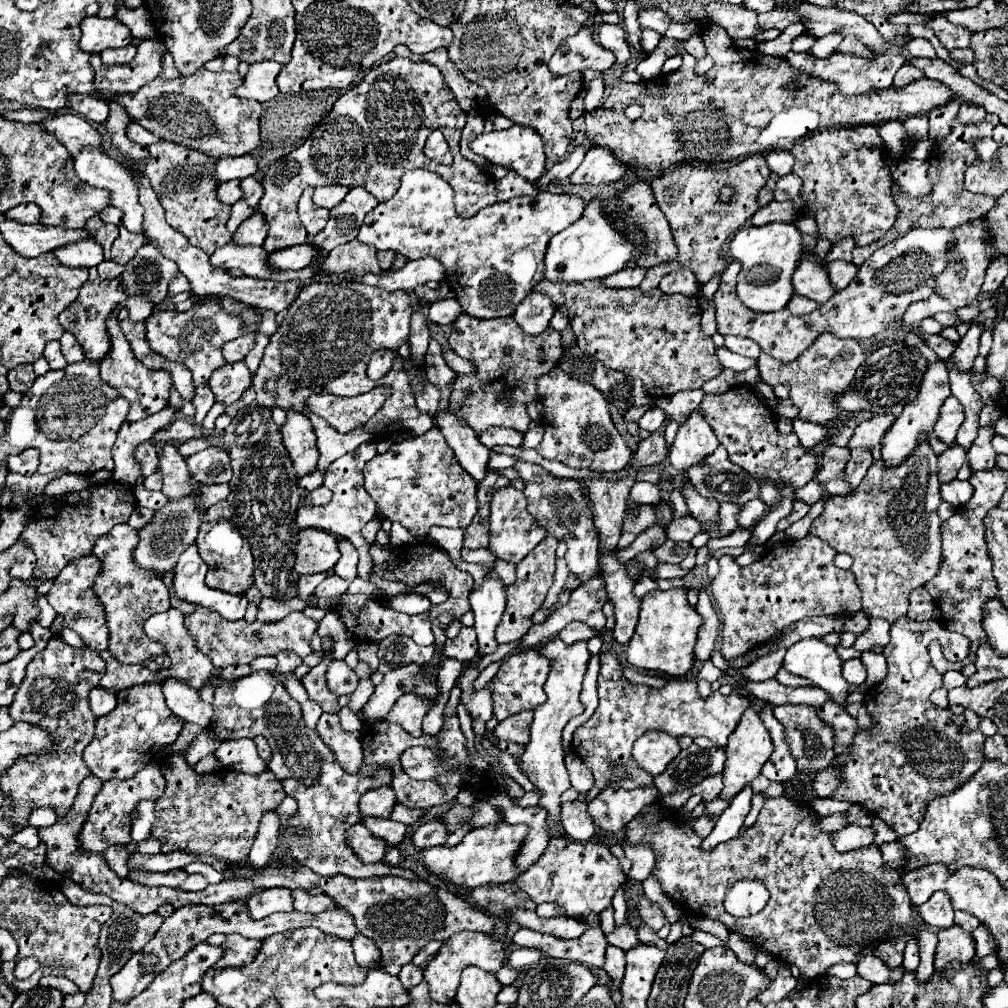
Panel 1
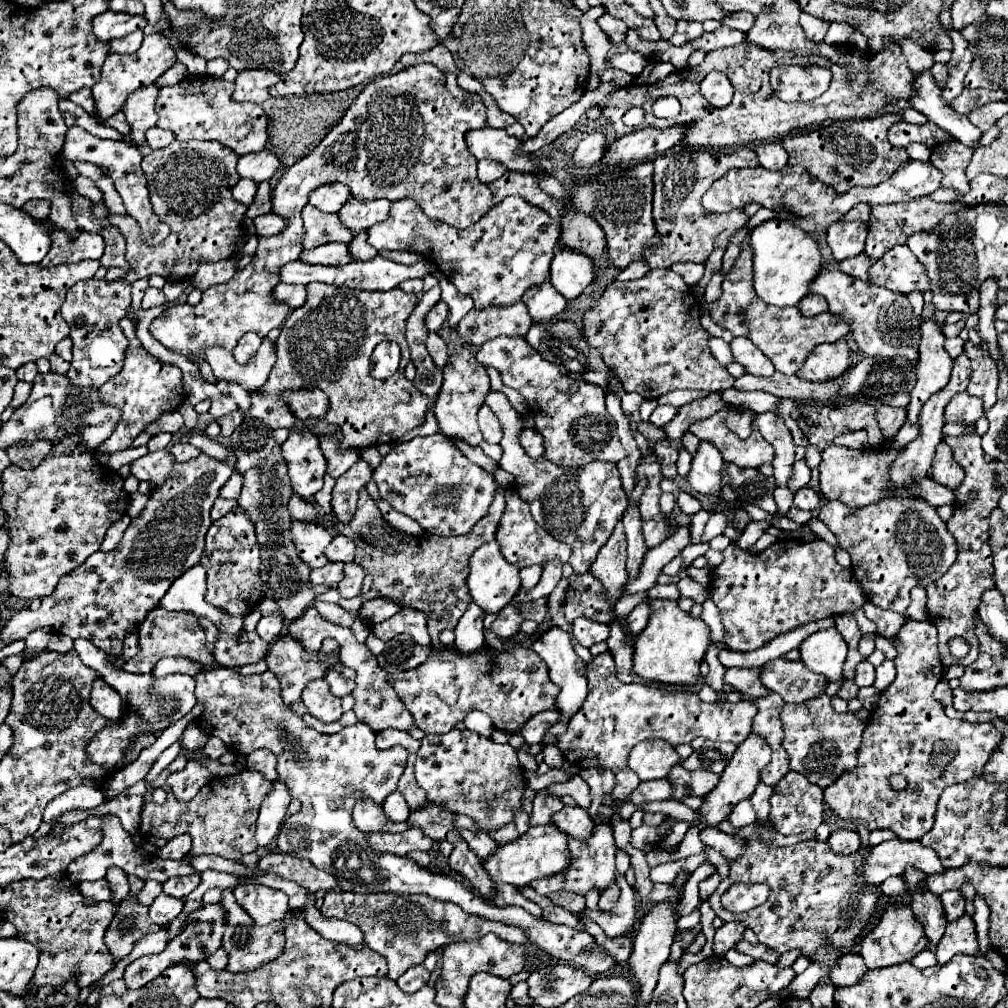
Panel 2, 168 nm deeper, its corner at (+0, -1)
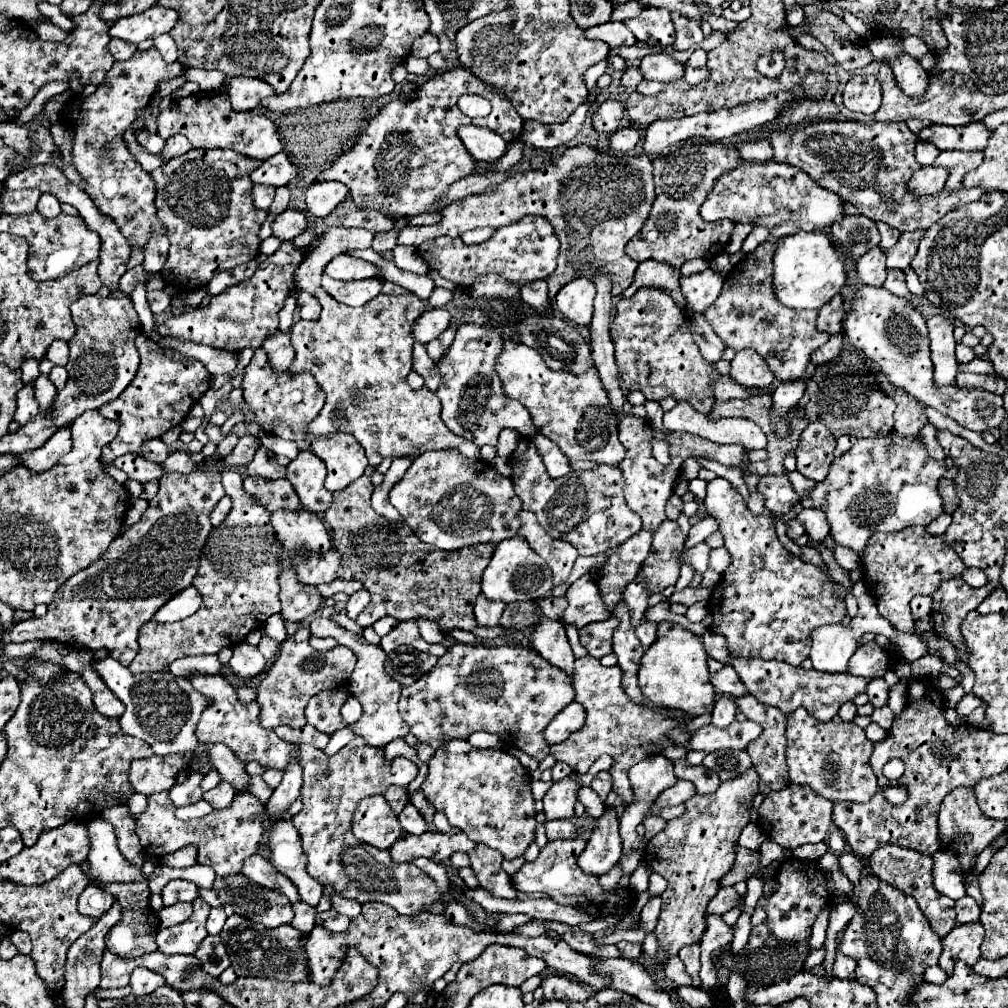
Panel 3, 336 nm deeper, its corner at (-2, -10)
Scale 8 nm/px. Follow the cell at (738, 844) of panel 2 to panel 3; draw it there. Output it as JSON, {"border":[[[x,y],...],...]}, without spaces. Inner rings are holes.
{"border":[[[741,845],[735,847],[735,863],[733,867],[721,877],[721,887],[725,885],[735,885],[737,881],[749,881],[753,875],[759,877],[761,881],[767,881],[767,877],[771,879],[775,873],[777,873],[777,867],[779,867],[779,861],[773,861],[769,863],[765,869],[759,865],[759,859],[761,859],[761,853],[759,851],[751,851],[751,849],[745,849]]]}

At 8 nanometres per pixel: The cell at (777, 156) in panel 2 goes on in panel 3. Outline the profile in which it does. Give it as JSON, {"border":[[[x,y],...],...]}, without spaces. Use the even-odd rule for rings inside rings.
{"border":[[[759,139],[755,143],[737,143],[735,145],[745,161],[773,161],[773,147],[767,139]]]}

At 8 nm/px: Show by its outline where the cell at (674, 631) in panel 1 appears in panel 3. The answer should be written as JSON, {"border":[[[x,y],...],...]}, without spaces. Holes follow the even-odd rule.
{"border":[[[661,621],[657,627],[655,643],[645,651],[639,669],[639,687],[655,707],[675,707],[691,715],[713,711],[715,691],[709,681],[707,653],[701,637],[683,629],[673,621]]]}

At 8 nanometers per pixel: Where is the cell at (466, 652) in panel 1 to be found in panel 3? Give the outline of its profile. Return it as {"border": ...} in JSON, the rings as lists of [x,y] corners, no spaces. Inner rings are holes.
{"border":[[[479,595],[477,603],[475,603],[477,625],[479,627],[495,627],[495,625],[499,625],[503,609],[505,609],[503,603],[491,603],[489,599],[483,599],[483,595]]]}

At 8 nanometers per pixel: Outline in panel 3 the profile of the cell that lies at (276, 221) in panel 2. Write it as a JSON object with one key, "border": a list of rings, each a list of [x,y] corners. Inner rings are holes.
{"border":[[[285,209],[283,213],[279,213],[275,217],[275,221],[271,223],[271,229],[273,229],[273,235],[281,241],[289,241],[297,235],[301,235],[307,227],[307,219],[303,213],[299,211],[293,211],[293,209]]]}

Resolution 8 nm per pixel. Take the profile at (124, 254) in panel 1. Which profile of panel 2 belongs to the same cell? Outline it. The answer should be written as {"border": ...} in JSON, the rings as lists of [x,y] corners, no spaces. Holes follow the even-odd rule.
{"border":[[[175,140],[167,148],[153,150],[149,156],[143,158],[143,172],[147,174],[147,186],[151,194],[151,204],[153,212],[171,228],[171,234],[167,240],[159,246],[147,246],[139,238],[140,226],[131,216],[113,216],[111,222],[121,228],[125,240],[127,240],[127,264],[129,270],[123,274],[123,280],[135,282],[145,276],[159,274],[165,280],[183,280],[191,278],[197,272],[197,262],[219,262],[221,258],[231,258],[233,250],[237,250],[237,242],[245,242],[245,228],[243,228],[243,218],[247,212],[247,206],[241,202],[233,200],[233,186],[239,182],[239,174],[235,170],[237,166],[237,154],[229,150],[227,146],[221,146],[219,142],[201,142],[201,140],[191,140],[191,142],[179,142]],[[187,202],[207,202],[205,210],[195,210],[195,206],[189,206]]]}

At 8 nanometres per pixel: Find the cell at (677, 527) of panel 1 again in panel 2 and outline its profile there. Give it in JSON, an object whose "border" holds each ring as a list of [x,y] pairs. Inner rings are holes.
{"border":[[[647,520],[647,522],[643,522],[641,532],[643,532],[643,540],[645,540],[647,548],[653,548],[653,546],[661,544],[669,536],[667,534],[667,520],[659,520],[659,522]]]}

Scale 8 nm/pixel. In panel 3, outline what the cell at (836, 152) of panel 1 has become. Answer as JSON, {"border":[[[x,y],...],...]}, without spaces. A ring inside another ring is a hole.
{"border":[[[823,121],[811,123],[799,131],[773,131],[769,137],[775,159],[803,169],[817,185],[841,195],[873,221],[883,221],[899,231],[927,229],[945,213],[961,205],[979,201],[987,191],[983,187],[961,189],[915,199],[905,191],[907,179],[917,169],[915,133],[905,123],[859,123],[859,121]]]}

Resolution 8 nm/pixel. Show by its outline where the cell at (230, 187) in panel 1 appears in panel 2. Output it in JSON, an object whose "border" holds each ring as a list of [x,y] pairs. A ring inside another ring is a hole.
{"border":[[[241,178],[241,180],[237,182],[237,186],[233,188],[233,198],[235,198],[237,202],[249,206],[249,202],[253,202],[253,198],[255,198],[255,194],[257,194],[257,186],[259,186],[259,184],[253,182],[253,180],[249,180],[249,178]]]}

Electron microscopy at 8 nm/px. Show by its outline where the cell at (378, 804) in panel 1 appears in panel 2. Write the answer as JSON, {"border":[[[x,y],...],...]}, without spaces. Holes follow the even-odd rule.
{"border":[[[393,792],[393,794],[389,794],[389,798],[385,798],[383,810],[395,822],[405,822],[409,818],[409,812],[411,812],[405,798],[399,792]]]}

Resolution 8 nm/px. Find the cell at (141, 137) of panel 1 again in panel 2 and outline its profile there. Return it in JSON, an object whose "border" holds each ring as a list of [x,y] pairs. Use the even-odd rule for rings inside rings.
{"border":[[[151,128],[147,130],[147,144],[157,150],[157,148],[163,148],[163,146],[169,146],[171,142],[175,140],[175,134],[169,132],[169,130],[163,130],[163,128]]]}

